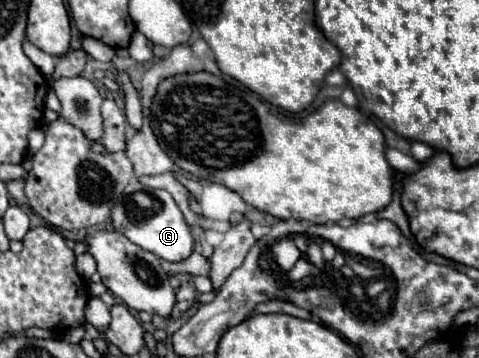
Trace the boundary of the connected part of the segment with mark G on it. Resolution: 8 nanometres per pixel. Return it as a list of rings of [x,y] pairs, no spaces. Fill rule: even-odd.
[[[144,188],[142,192],[148,192],[152,198],[158,200],[160,204],[160,210],[148,218],[148,220],[142,220],[142,222],[132,222],[128,218],[128,212],[124,208],[124,204],[116,204],[116,208],[112,210],[112,220],[114,220],[114,230],[124,234],[128,240],[132,240],[134,244],[138,244],[140,248],[156,254],[158,258],[162,260],[168,260],[168,262],[182,262],[186,258],[190,258],[190,254],[194,252],[194,236],[190,232],[190,226],[184,222],[184,216],[180,212],[180,208],[176,206],[174,198],[166,192],[166,190],[152,190],[152,188]]]

